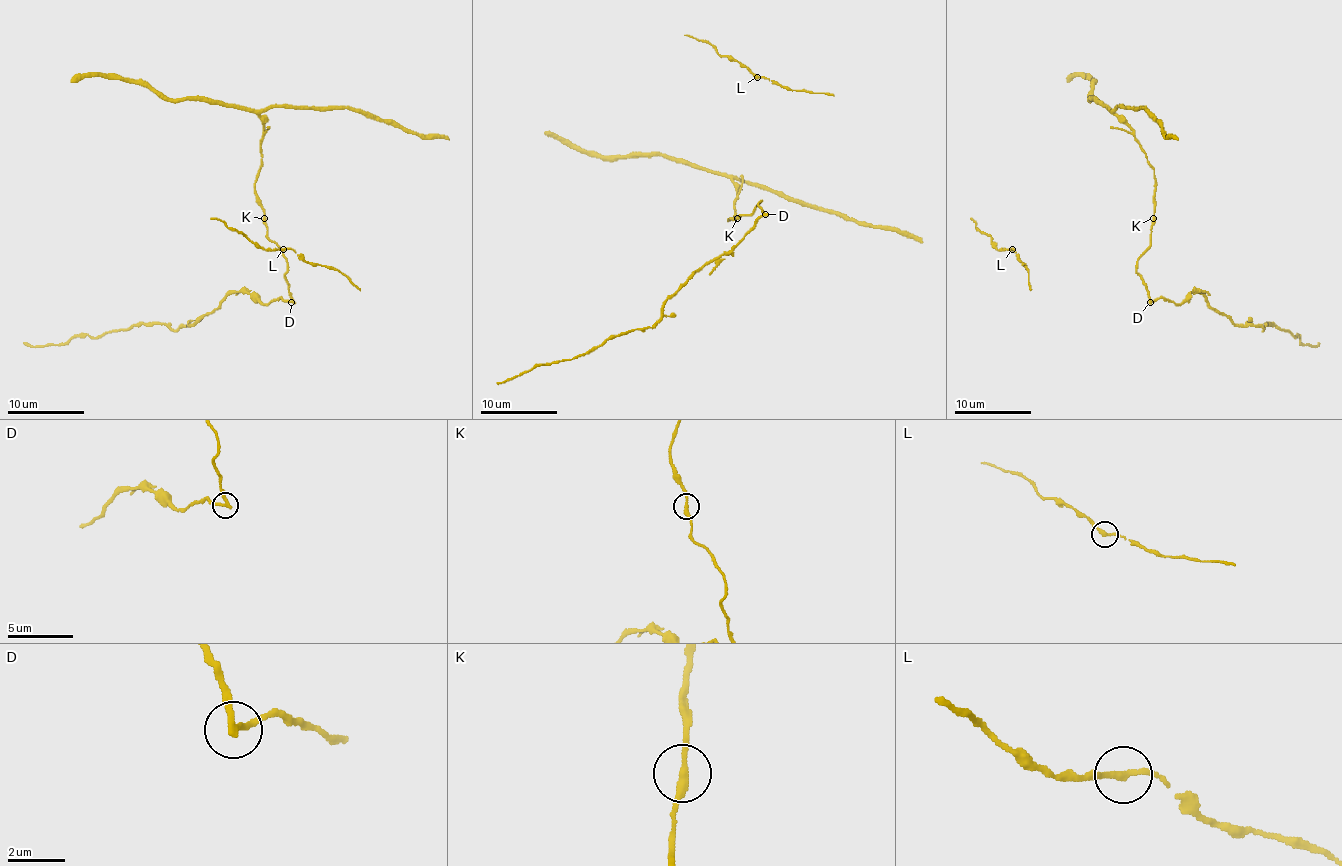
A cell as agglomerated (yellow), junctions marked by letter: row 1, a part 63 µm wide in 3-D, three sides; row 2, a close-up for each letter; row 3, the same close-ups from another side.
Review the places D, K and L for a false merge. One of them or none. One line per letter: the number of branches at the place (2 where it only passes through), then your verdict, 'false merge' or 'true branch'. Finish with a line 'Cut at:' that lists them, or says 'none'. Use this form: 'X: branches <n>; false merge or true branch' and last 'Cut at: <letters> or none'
D: branches 2; false merge
K: branches 2; true branch
L: branches 2; true branch
Cut at: D

